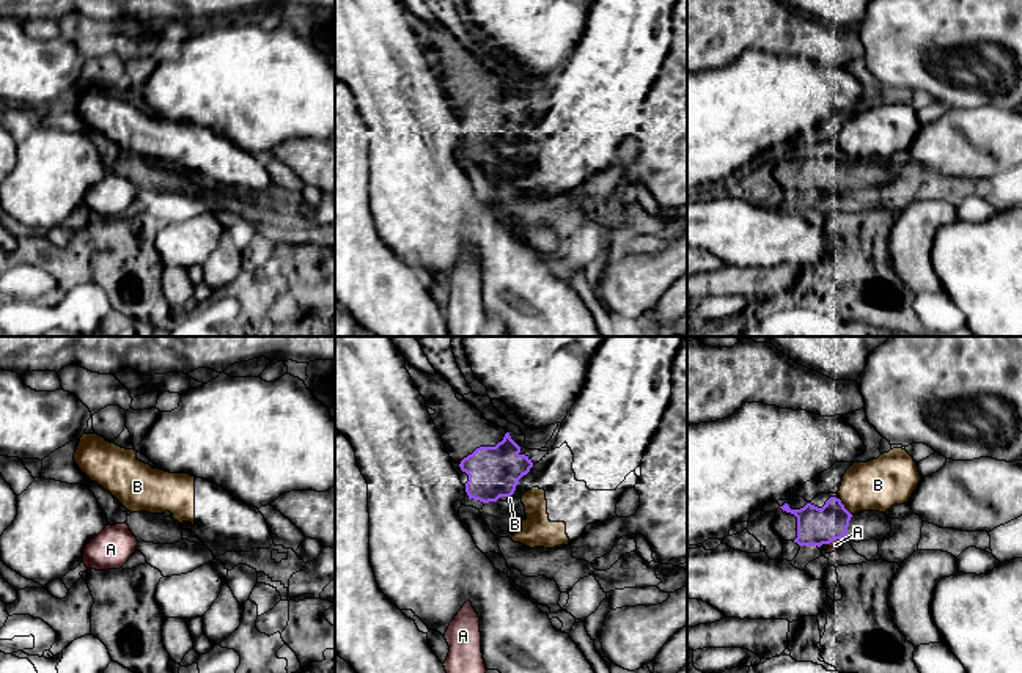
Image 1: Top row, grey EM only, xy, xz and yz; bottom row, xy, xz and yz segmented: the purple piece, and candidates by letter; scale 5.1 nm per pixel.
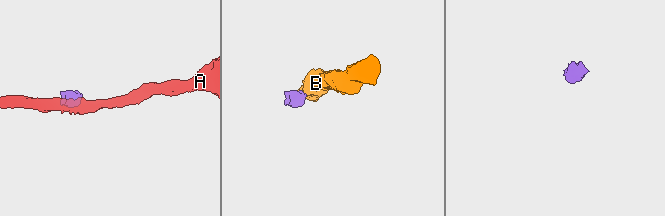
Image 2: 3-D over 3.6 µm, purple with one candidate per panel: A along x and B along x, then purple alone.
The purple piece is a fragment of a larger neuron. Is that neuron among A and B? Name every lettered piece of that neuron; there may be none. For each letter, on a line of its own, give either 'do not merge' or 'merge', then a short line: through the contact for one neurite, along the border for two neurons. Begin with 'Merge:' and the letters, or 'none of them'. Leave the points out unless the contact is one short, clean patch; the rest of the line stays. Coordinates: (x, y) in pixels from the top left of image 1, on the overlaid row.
Merge: none of them
A: do not merge
B: do not merge

